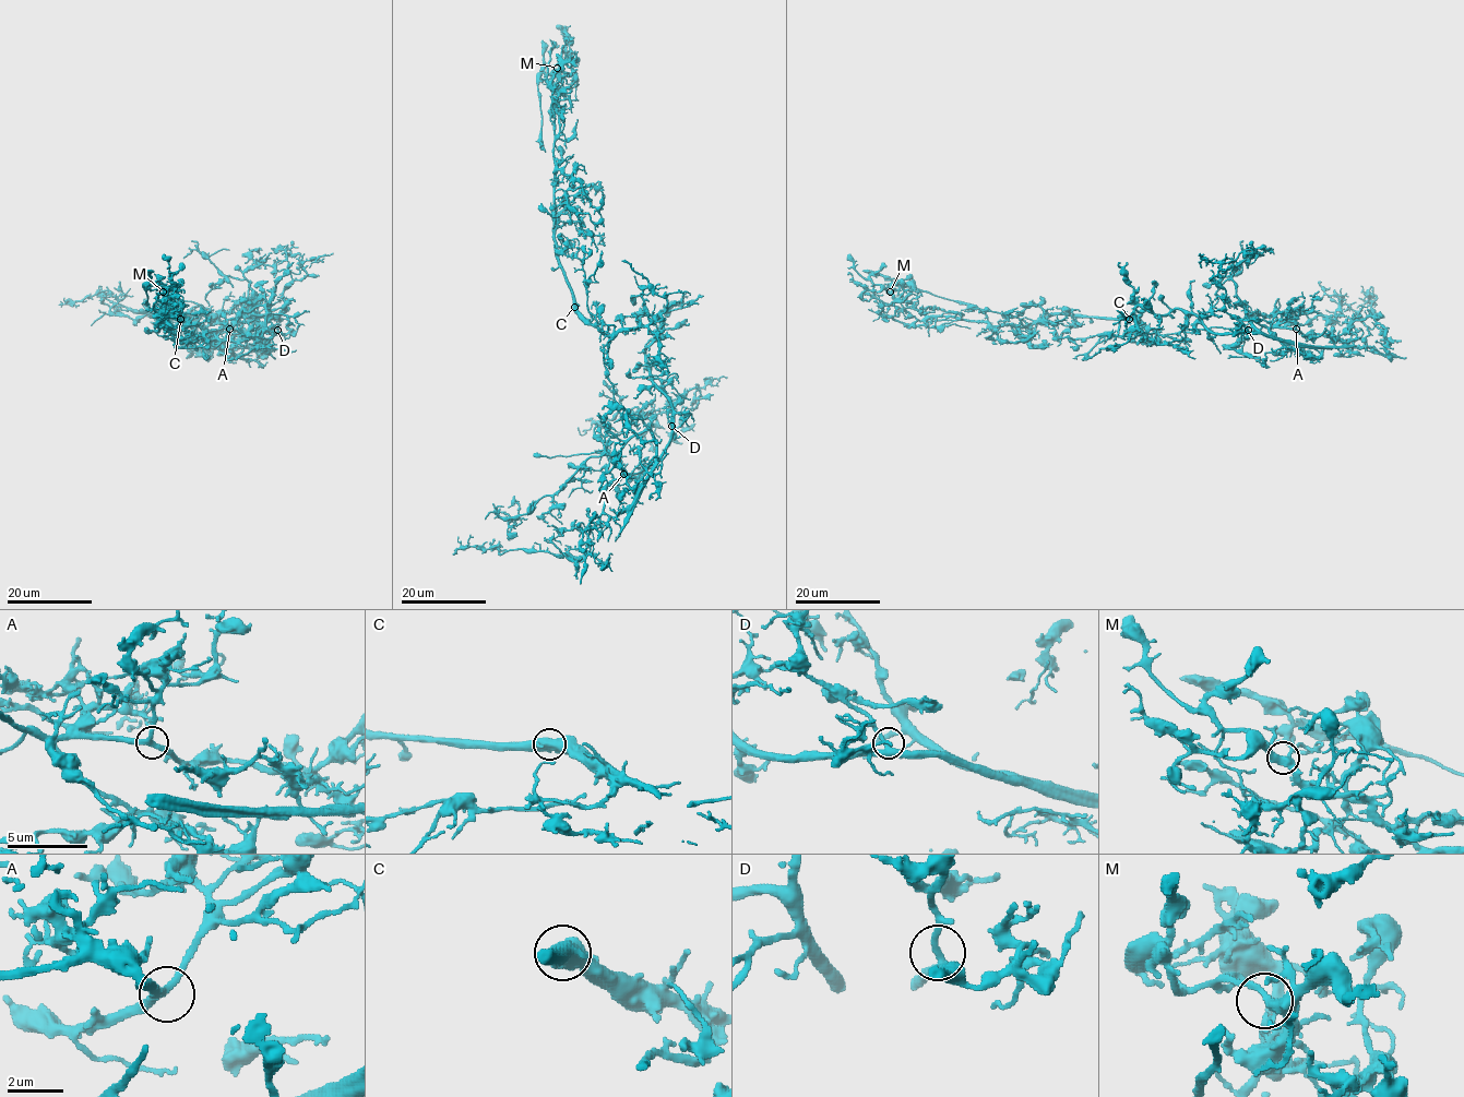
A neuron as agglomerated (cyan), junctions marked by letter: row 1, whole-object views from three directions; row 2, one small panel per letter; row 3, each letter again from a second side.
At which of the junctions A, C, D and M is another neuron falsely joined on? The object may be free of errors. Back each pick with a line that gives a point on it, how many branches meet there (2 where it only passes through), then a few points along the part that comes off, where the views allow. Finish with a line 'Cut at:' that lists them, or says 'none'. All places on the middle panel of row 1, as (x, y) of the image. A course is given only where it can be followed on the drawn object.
Cut at: none

